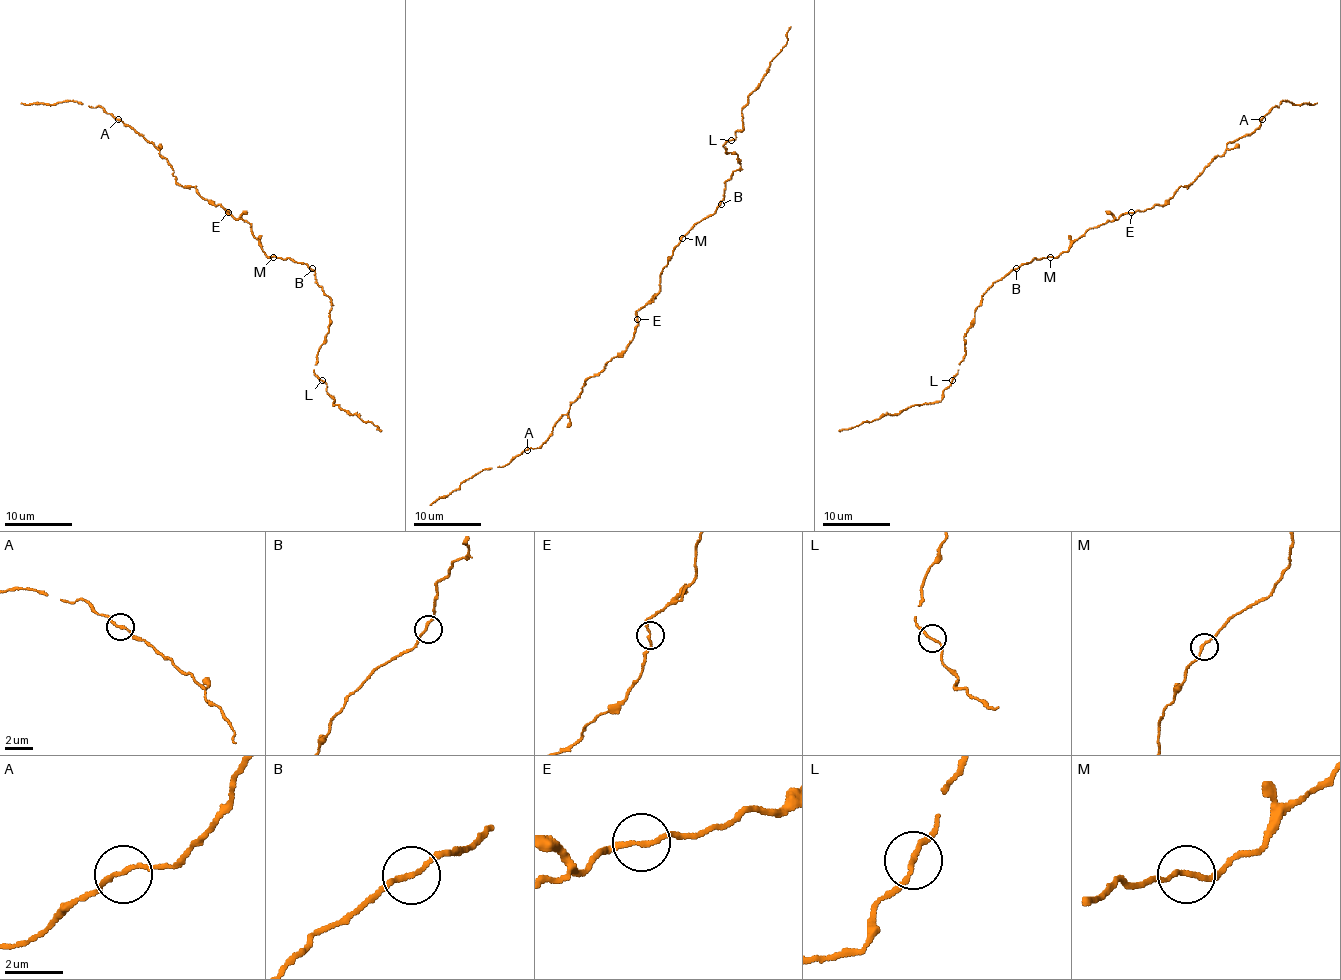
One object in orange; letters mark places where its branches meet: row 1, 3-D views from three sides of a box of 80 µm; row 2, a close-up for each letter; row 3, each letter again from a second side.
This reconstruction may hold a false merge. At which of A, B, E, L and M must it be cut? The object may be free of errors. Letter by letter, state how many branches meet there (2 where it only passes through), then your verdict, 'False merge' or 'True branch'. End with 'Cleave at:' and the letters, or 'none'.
A: Branches: 2. True branch
B: Branches: 2. True branch
E: Branches: 2. True branch
L: Branches: 2. True branch
M: Branches: 2. True branch
Cleave at: none

